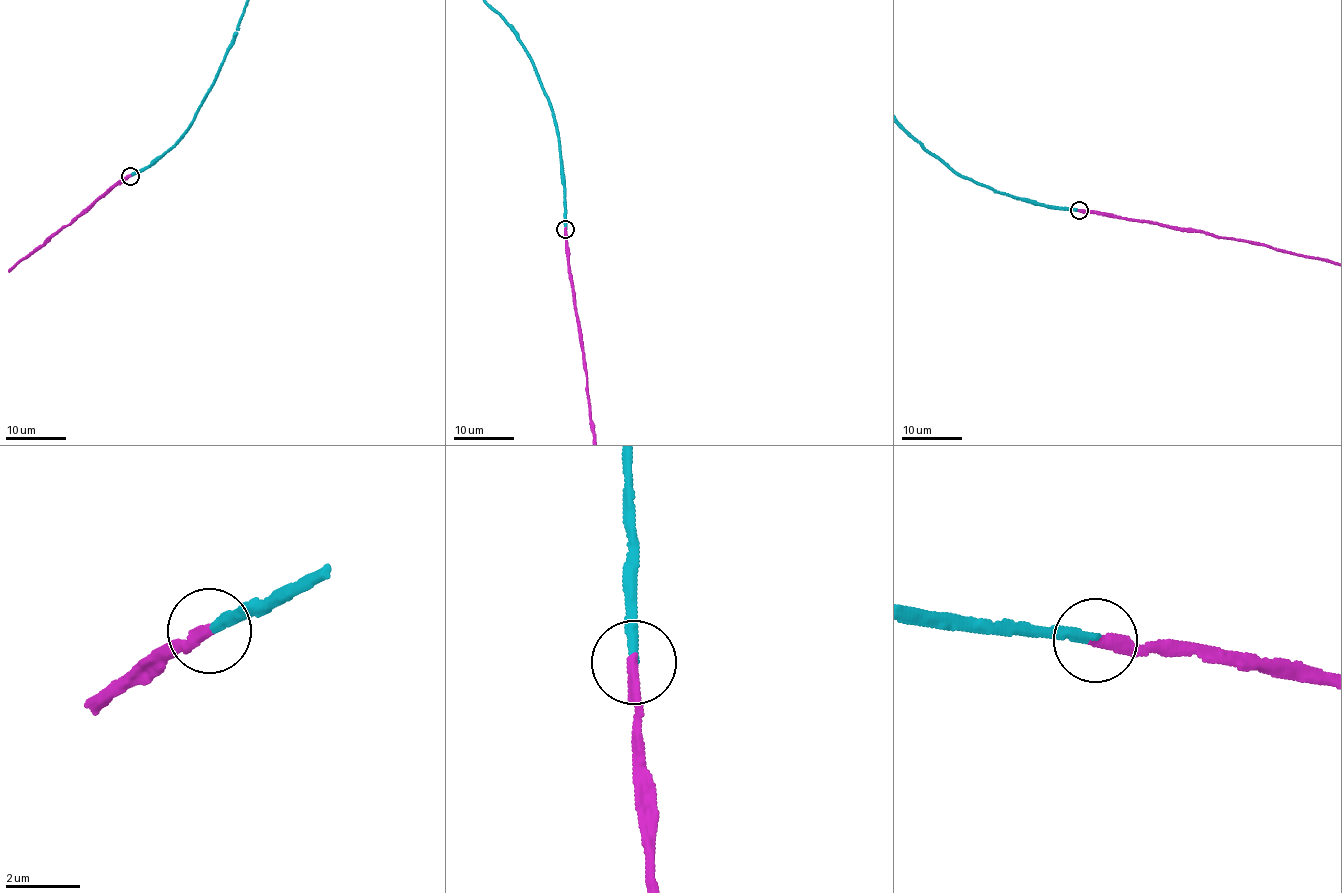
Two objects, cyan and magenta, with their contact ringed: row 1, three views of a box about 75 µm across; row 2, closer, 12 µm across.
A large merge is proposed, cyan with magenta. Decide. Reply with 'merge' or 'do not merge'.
merge

